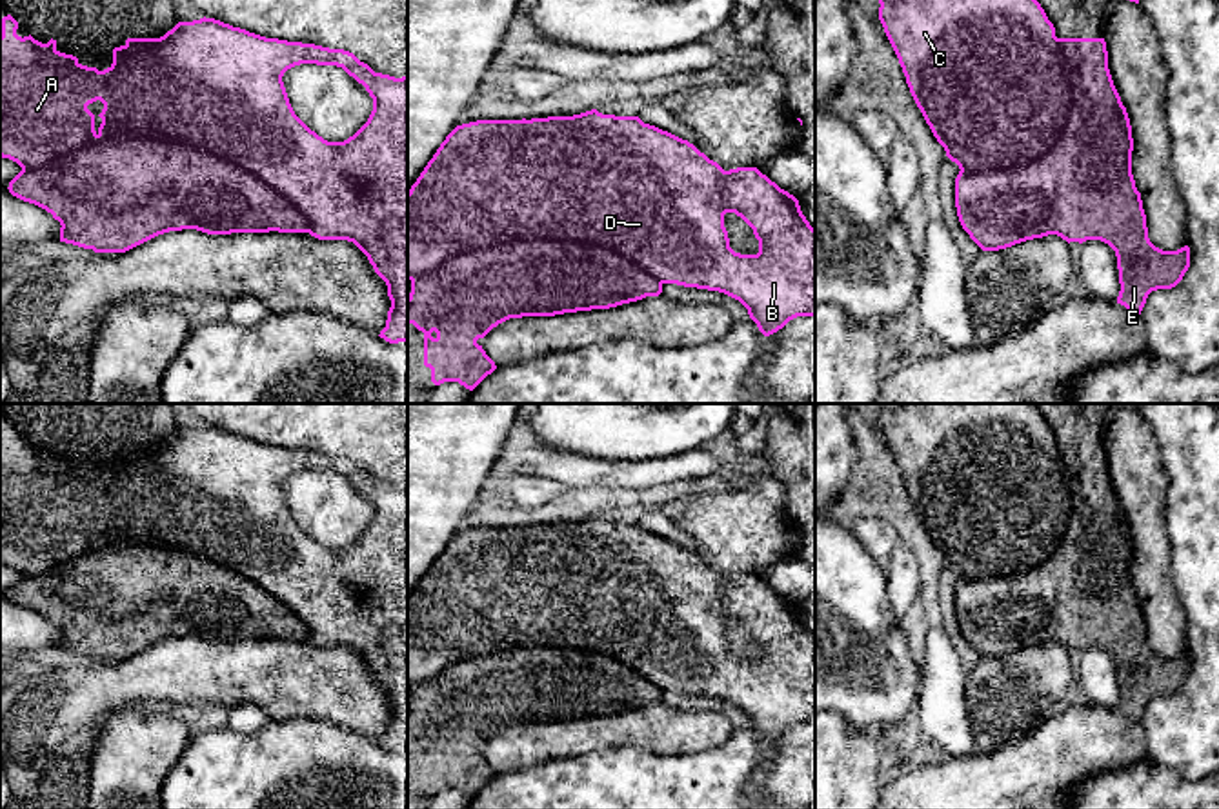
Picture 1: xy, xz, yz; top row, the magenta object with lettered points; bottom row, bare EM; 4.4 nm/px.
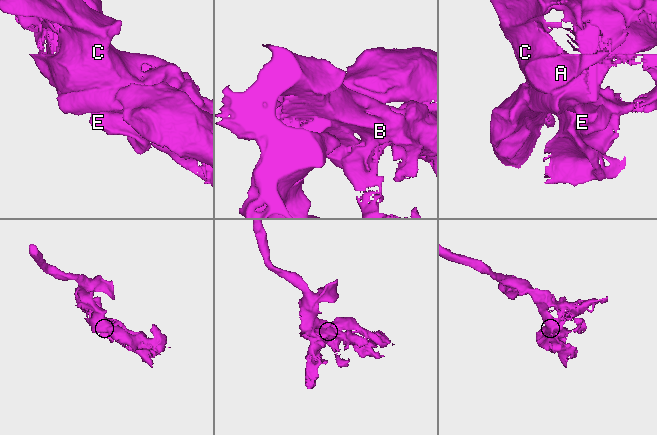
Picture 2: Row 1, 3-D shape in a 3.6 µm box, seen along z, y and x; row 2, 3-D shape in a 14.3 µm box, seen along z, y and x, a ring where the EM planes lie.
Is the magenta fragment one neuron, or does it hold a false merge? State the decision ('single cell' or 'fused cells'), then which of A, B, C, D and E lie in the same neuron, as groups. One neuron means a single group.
fused cells; A B C D / E

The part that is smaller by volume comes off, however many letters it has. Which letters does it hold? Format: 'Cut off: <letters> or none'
Cut off: E

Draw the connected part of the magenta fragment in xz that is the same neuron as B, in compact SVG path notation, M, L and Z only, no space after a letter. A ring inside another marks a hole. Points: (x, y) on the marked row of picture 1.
M591 109L573 116L457 125L408 191L408 280L508 236L573 238L610 247L662 284L719 291L739 300L764 336L797 316L815 316L815 229L802 215L799 200L757 167L724 171L688 140L644 124L639 116ZM726 213L735 213L753 229L757 255L740 255L730 247Z

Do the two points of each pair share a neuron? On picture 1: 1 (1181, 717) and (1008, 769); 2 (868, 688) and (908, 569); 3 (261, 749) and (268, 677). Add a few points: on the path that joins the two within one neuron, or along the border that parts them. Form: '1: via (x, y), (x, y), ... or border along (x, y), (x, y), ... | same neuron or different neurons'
1: border along (1139, 722), (1148, 757) | different neurons
2: border along (885, 573), (892, 615), (899, 626) | different neurons
3: border along (272, 719), (315, 720) | different neurons

